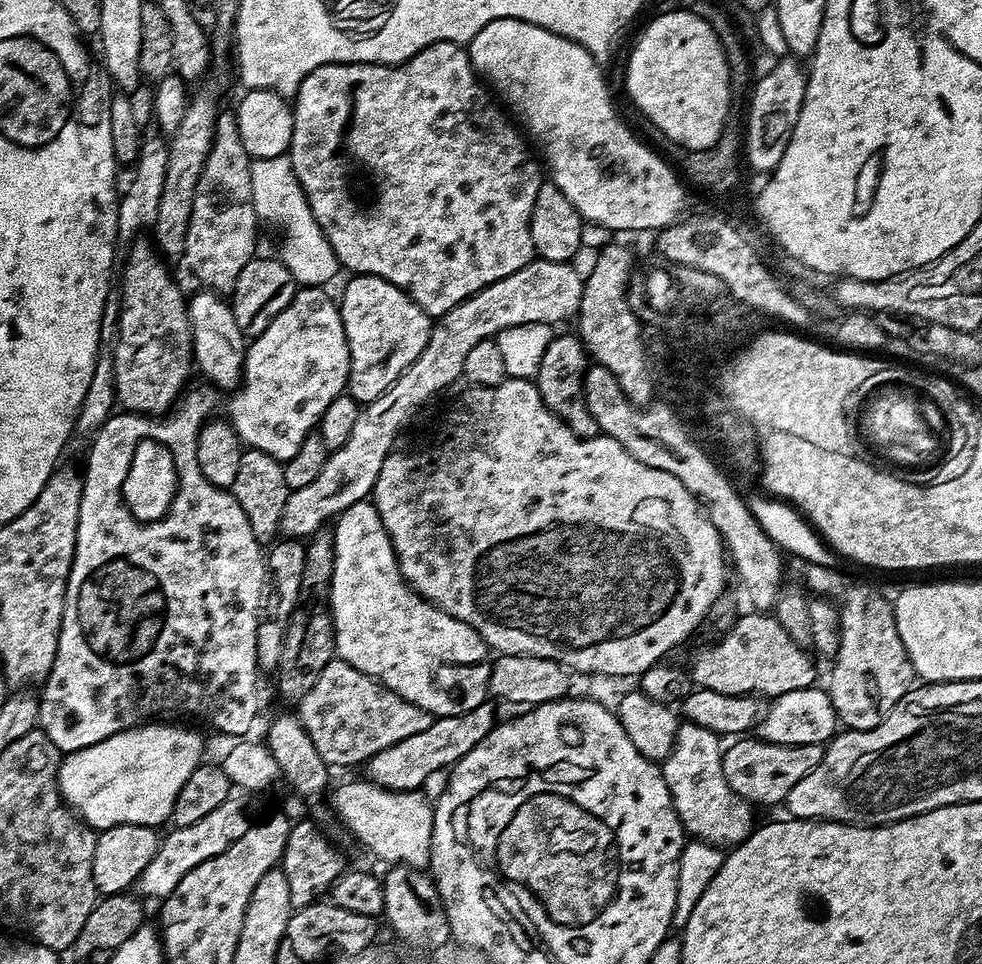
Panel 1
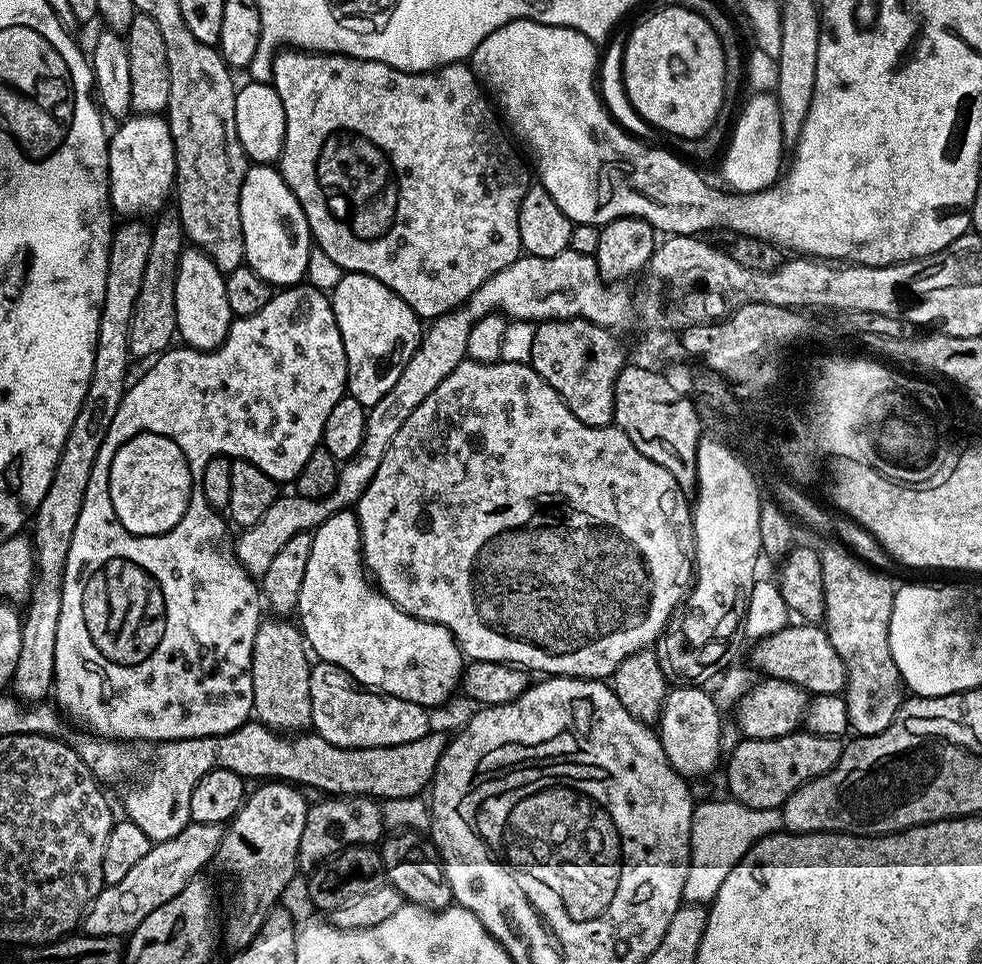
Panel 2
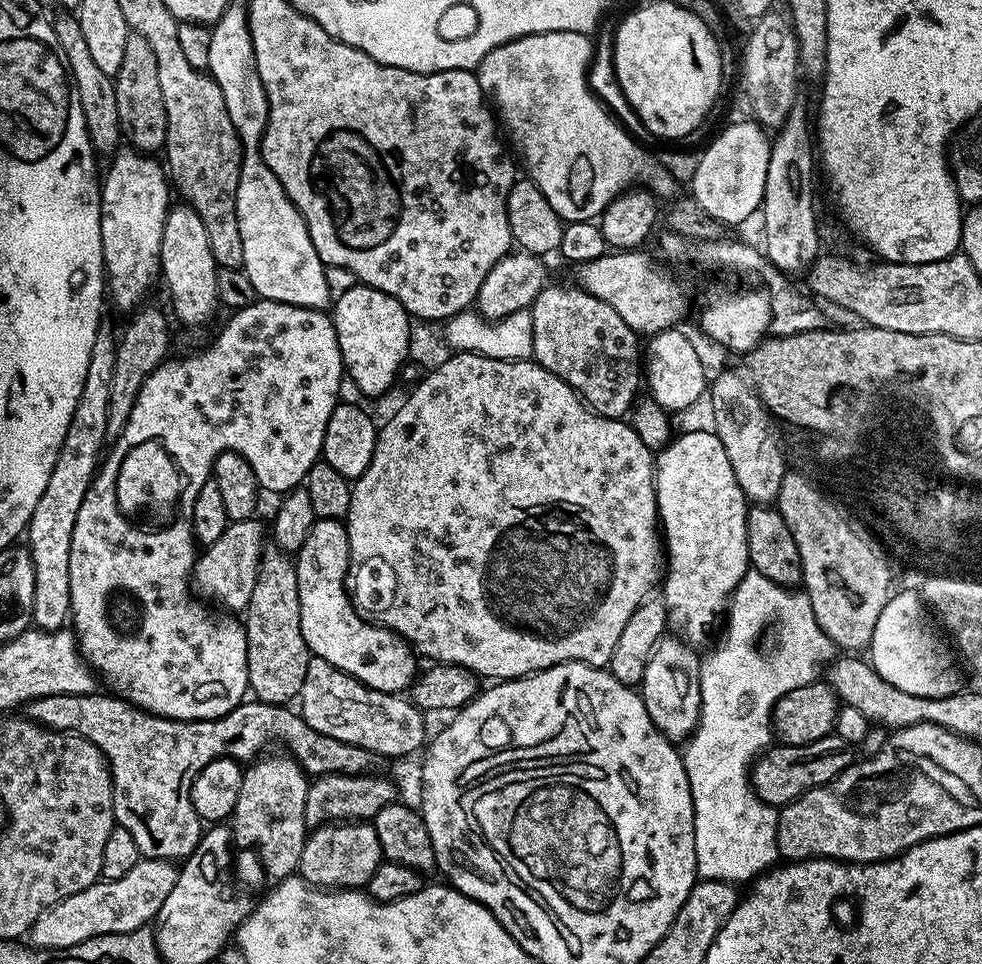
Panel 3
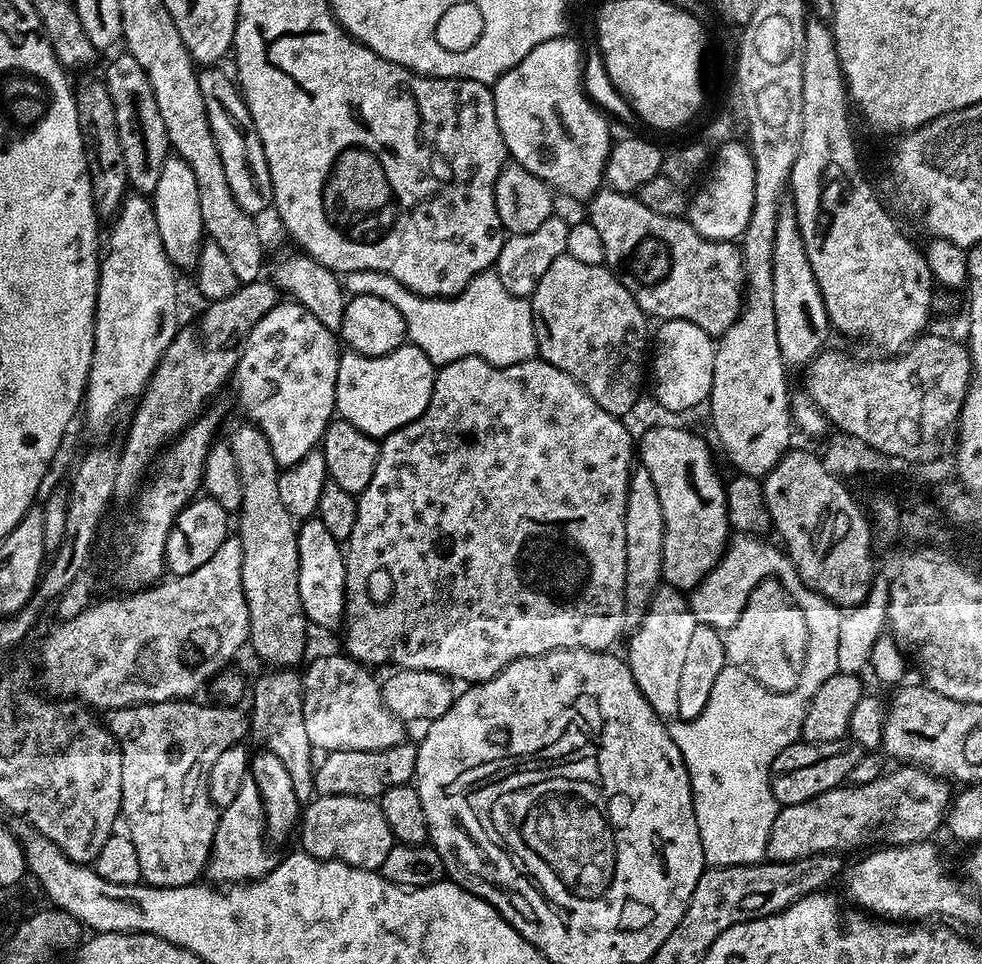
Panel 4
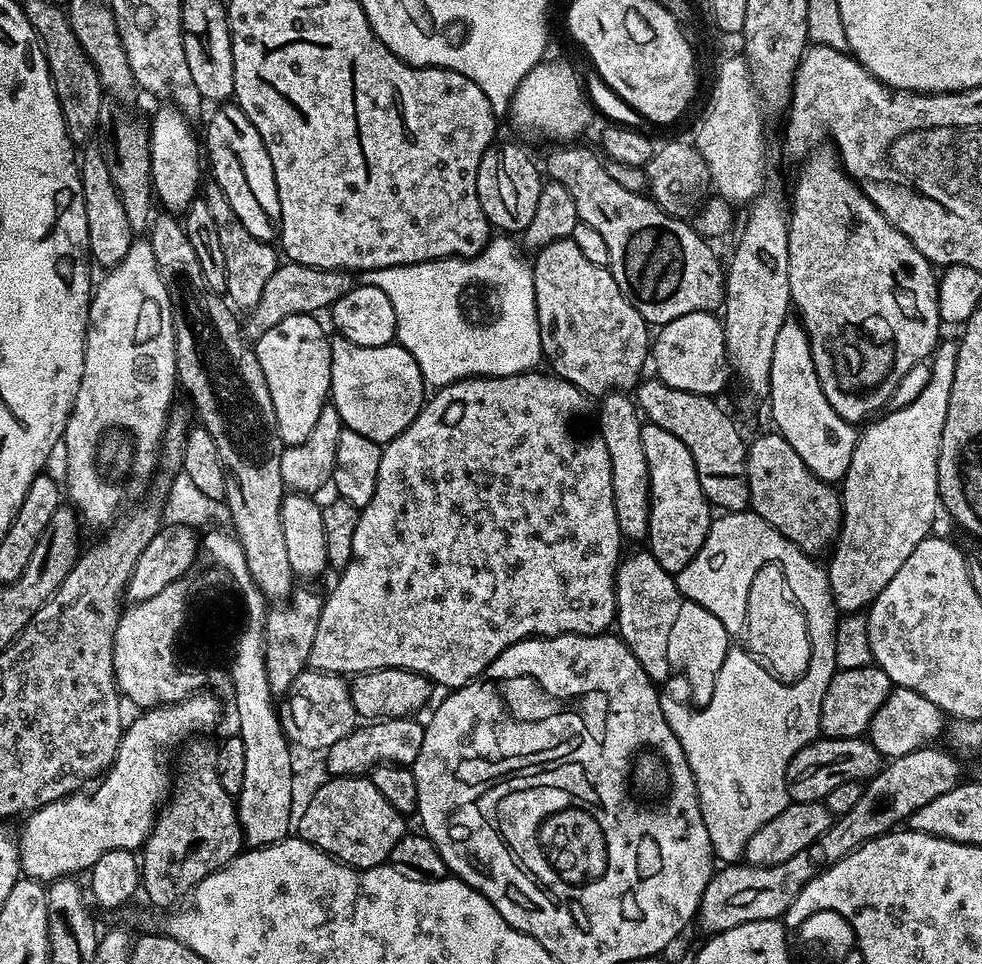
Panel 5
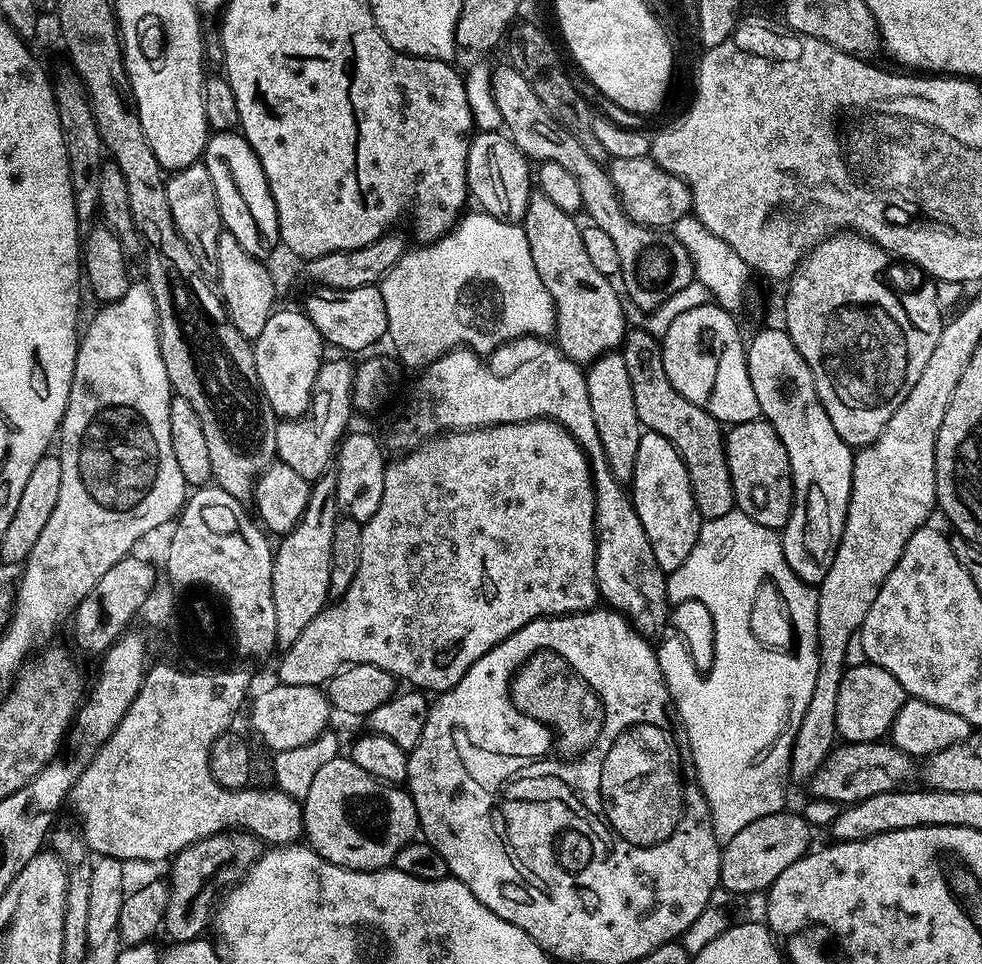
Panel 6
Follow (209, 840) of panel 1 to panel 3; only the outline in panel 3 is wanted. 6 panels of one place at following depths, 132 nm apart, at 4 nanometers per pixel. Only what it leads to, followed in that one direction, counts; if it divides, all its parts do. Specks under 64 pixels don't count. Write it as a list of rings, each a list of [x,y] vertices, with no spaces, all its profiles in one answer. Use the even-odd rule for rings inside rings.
[[[141,858],[134,867],[122,874],[117,880],[101,879],[86,890],[58,902],[50,910],[46,910],[32,924],[26,940],[34,948],[65,948],[78,946],[78,942],[86,942],[95,936],[105,936],[115,932],[133,932],[139,928],[151,925],[159,917],[166,898],[170,898],[170,890],[174,890],[174,882],[178,868],[171,860],[149,860]]]

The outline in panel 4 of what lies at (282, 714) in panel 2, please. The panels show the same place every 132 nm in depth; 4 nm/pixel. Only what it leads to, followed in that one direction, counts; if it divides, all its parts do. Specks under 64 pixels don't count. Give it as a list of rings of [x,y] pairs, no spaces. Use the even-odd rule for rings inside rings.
[[[251,422],[243,423],[236,424],[229,430],[226,442],[230,446],[230,450],[234,450],[234,462],[238,466],[238,478],[242,478],[242,506],[238,513],[238,519],[240,519],[238,535],[240,537],[240,545],[242,546],[242,590],[246,594],[246,606],[250,614],[250,630],[248,631],[250,648],[256,651],[258,659],[265,660],[268,663],[265,665],[277,668],[292,668],[304,656],[304,647],[308,644],[308,631],[310,631],[308,618],[302,610],[302,598],[298,594],[298,542],[296,541],[298,524],[294,517],[288,513],[286,506],[282,506],[282,498],[278,495],[278,478],[282,469],[277,464],[274,454],[270,450],[270,442],[266,442],[266,434],[262,434],[262,430]]]

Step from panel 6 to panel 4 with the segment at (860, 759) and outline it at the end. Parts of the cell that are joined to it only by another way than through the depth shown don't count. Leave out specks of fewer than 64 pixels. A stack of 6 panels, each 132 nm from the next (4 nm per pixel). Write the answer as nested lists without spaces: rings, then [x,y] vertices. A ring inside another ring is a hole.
[[[851,738],[817,744],[797,742],[786,746],[786,750],[774,758],[774,766],[770,770],[770,786],[777,805],[801,804],[826,790],[841,787],[847,781],[844,779],[859,766],[863,756],[866,756],[865,748]]]

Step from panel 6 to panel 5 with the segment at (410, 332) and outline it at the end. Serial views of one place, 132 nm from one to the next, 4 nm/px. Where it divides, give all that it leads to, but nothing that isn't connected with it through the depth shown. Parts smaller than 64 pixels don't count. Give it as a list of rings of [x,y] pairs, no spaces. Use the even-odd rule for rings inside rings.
[[[496,234],[488,241],[488,245],[476,256],[448,256],[445,260],[427,260],[417,264],[399,264],[389,268],[374,268],[365,271],[362,276],[363,283],[378,286],[386,298],[390,298],[390,306],[394,306],[394,318],[396,319],[396,340],[410,354],[414,354],[414,362],[418,362],[418,370],[422,374],[425,385],[433,389],[444,387],[445,384],[453,384],[456,380],[464,380],[467,376],[513,376],[519,372],[531,372],[537,367],[536,363],[542,360],[542,342],[540,341],[540,327],[538,326],[538,310],[534,298],[534,278],[532,277],[532,265],[526,259],[525,253],[518,247],[515,239],[504,234]]]

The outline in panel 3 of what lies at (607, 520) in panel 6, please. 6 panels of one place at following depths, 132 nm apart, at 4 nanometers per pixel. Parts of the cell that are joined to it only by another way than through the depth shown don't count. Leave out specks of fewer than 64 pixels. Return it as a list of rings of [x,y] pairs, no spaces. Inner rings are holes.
[[[665,635],[653,650],[650,662],[646,662],[644,677],[638,685],[650,722],[673,742],[687,741],[700,720],[701,657],[696,652],[693,645],[685,644],[675,635]]]

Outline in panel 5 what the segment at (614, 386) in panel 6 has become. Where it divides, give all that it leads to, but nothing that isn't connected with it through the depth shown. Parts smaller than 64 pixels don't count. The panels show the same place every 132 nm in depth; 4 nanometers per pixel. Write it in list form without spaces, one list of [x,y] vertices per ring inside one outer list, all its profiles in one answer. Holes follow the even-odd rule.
[[[627,391],[609,392],[599,401],[600,428],[598,435],[606,442],[610,453],[610,480],[614,482],[614,514],[618,514],[618,526],[625,541],[647,541],[650,522],[650,466],[646,466],[646,450],[642,450],[642,413],[633,397]]]

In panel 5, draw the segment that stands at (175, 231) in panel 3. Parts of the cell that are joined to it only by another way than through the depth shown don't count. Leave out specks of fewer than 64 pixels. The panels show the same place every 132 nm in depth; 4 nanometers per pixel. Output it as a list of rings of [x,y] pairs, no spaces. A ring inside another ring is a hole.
[[[175,107],[160,108],[150,119],[150,170],[152,171],[152,191],[155,199],[164,206],[168,214],[183,214],[192,201],[197,199],[202,188],[200,180],[200,160],[202,164],[202,144],[196,141],[187,119]]]

